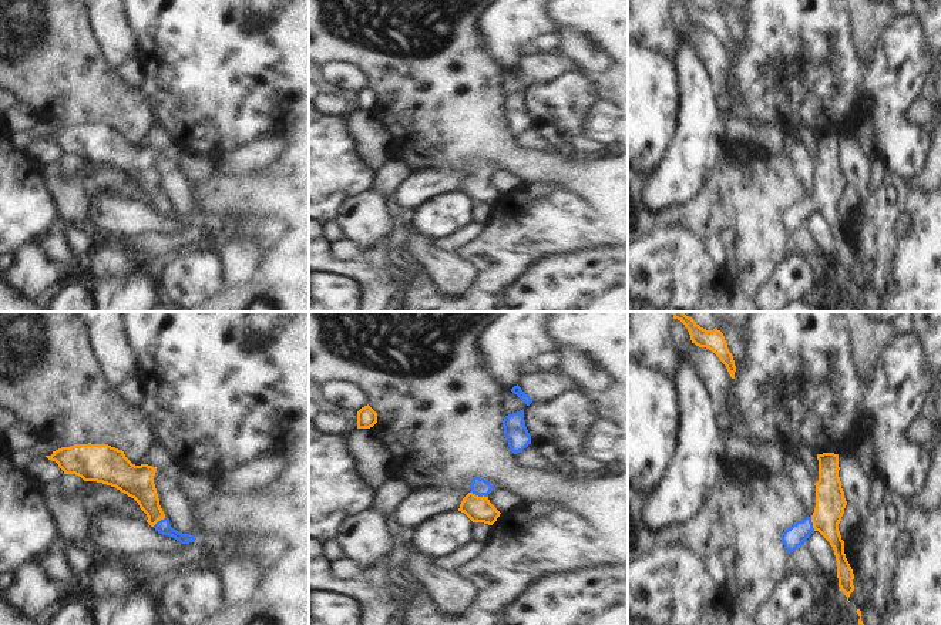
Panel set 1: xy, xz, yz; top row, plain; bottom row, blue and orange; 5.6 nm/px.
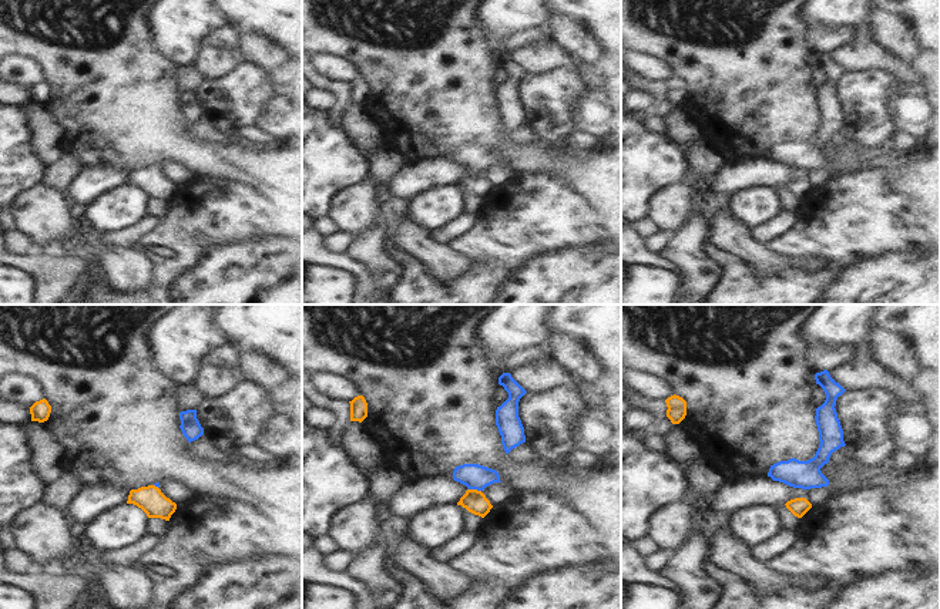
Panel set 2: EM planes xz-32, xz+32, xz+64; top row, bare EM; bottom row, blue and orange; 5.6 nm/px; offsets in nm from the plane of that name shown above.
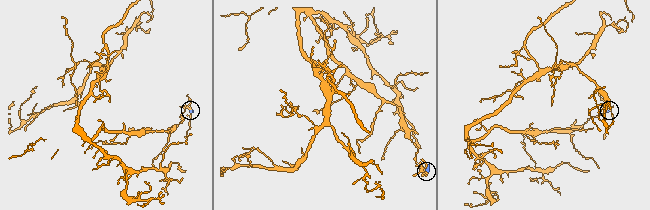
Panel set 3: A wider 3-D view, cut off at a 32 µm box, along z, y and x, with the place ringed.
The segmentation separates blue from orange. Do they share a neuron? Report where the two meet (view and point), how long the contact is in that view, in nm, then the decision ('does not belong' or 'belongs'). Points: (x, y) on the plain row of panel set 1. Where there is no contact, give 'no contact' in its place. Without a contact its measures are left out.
contact xz (479, 177); length 110 nm; belongs

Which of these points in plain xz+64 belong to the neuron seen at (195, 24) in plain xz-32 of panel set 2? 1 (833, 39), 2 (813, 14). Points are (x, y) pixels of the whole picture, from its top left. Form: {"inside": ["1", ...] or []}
{"inside": ["2"]}

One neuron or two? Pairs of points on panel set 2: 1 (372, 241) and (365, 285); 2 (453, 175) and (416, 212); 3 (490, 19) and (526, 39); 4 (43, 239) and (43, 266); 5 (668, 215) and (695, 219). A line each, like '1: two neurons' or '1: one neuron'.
1: two neurons
2: two neurons
3: two neurons
4: two neurons
5: two neurons

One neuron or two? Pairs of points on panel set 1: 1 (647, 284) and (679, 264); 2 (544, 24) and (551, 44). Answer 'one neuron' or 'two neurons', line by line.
1: one neuron
2: two neurons

